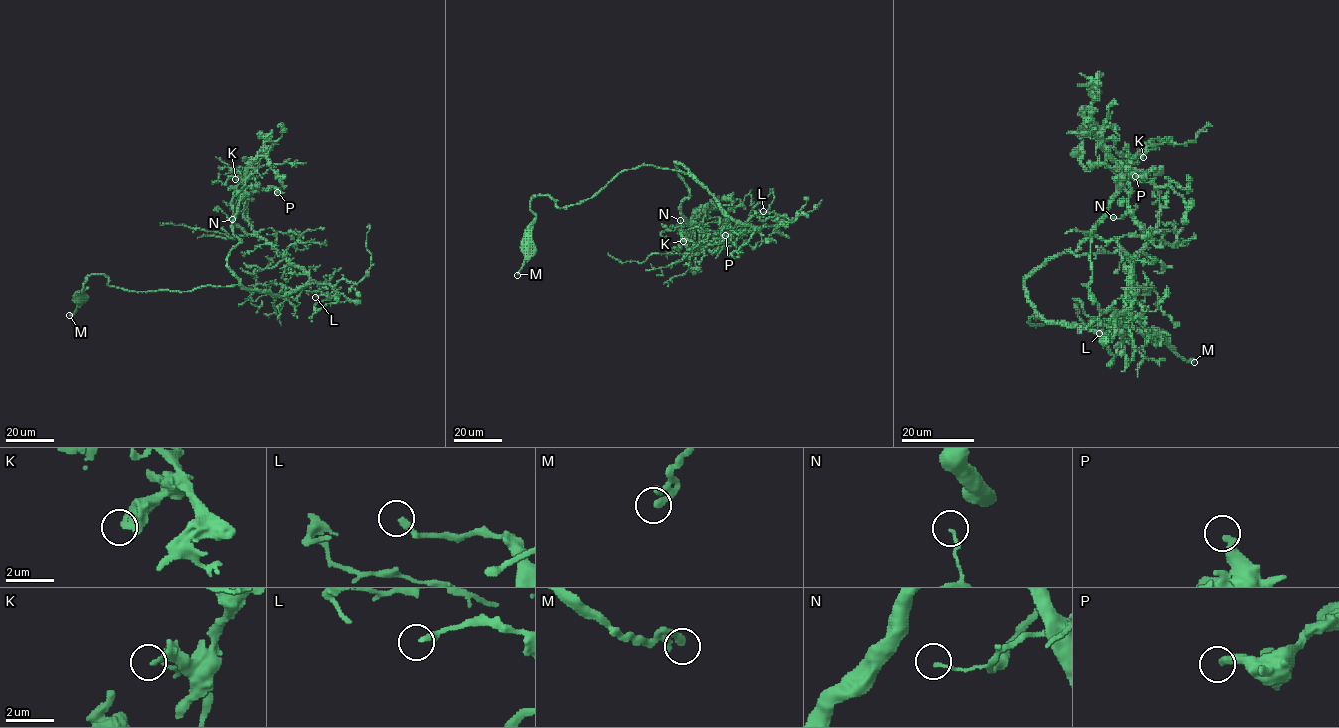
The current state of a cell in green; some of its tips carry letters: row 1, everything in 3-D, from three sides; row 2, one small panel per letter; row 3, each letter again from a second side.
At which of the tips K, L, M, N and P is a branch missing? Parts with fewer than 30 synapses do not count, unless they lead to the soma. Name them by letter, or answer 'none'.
none

